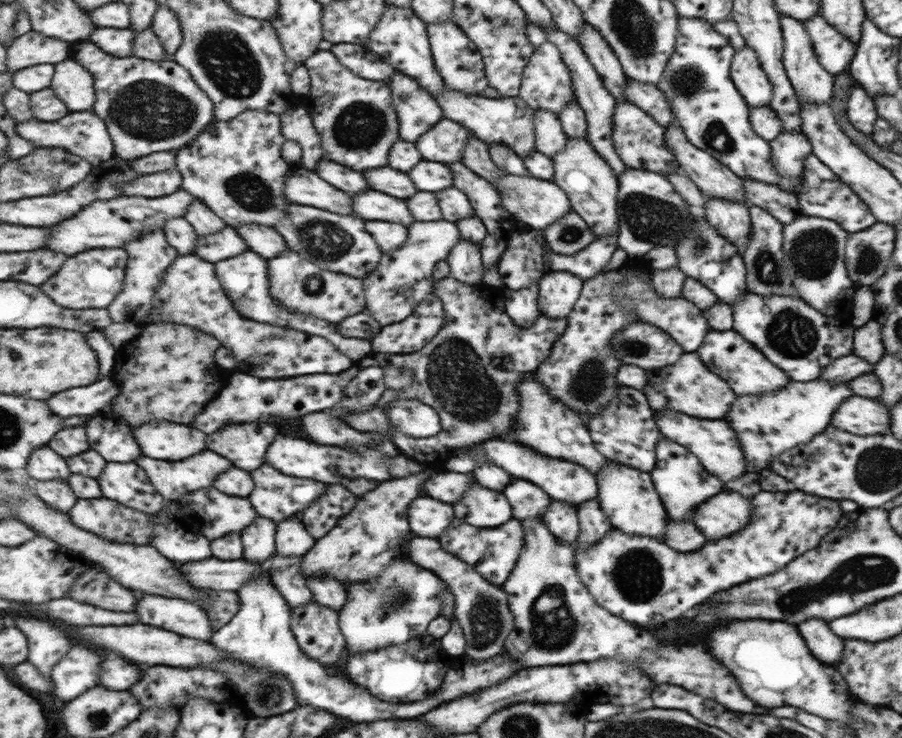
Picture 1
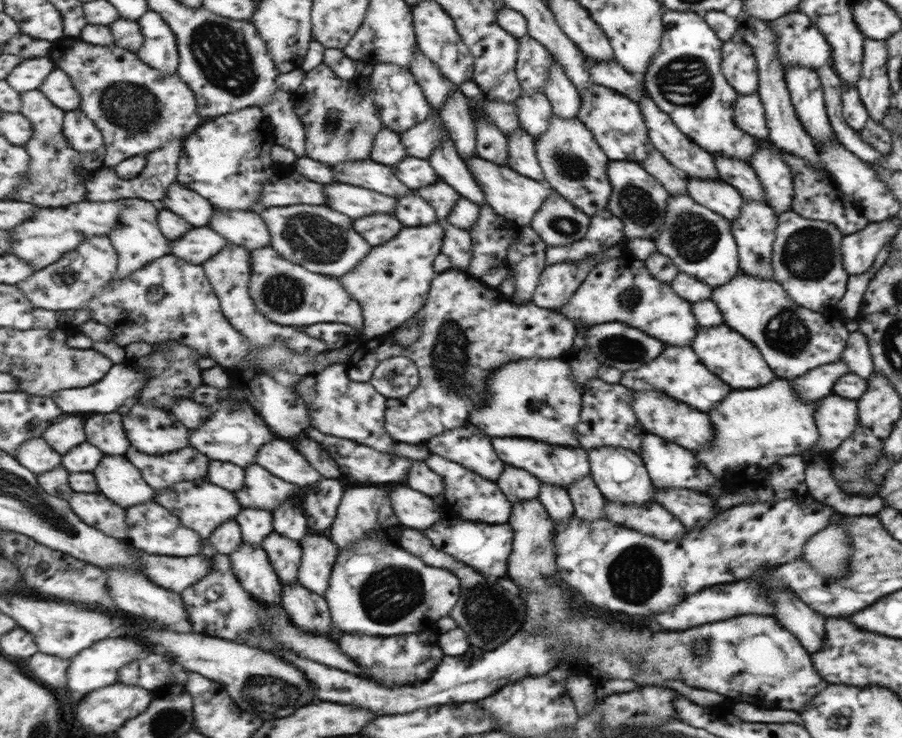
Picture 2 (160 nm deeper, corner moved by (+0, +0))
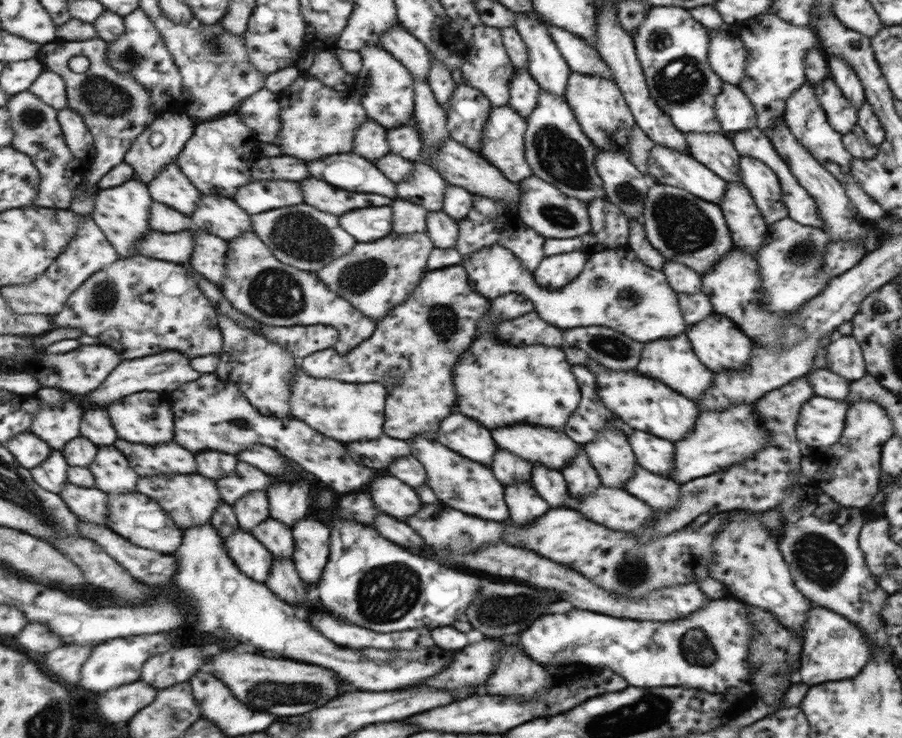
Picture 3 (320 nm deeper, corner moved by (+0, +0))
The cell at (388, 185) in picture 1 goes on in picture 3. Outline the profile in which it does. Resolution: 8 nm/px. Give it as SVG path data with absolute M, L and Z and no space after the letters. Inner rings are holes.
M352 153L334 154L309 162L312 176L349 192L379 193L395 199L394 182L374 161Z

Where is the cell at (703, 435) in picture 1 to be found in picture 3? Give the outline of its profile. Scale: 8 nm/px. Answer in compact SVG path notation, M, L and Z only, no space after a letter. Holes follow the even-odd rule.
M589 357L585 359L584 367L594 376L596 393L602 405L632 429L673 443L683 440L689 432L692 432L699 416L692 399L685 398L657 379L638 373L635 368L609 370Z

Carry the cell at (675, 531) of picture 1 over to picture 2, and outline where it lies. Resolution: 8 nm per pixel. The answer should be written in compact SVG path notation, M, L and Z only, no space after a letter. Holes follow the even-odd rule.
M606 500L602 510L604 518L614 524L640 531L641 534L652 535L653 538L665 541L677 539L679 542L680 538L687 533L687 527L681 526L679 519L673 518L675 515L657 502L637 506Z

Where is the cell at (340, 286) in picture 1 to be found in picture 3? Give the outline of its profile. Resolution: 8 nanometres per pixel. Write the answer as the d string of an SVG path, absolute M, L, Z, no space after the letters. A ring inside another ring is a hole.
M253 231L237 237L236 240L228 241L226 275L221 289L237 310L241 310L242 313L269 326L334 326L340 330L340 341L343 344L341 352L352 352L376 332L378 322L374 318L361 312L348 299L341 298L339 294L333 292L319 274L299 270L297 267L281 262L281 259L278 259L267 244L262 241L262 238Z

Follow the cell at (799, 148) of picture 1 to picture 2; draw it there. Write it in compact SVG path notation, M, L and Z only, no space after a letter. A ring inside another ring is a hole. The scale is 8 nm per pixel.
M759 149L748 162L761 183L764 200L777 215L791 210L794 196L791 167L783 157L785 152L773 149Z

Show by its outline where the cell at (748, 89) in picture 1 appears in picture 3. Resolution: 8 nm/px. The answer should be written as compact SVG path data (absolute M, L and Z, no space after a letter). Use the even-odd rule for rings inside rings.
M708 30L709 49L707 59L712 68L724 83L735 85L743 78L745 68L745 48L741 39L727 30Z

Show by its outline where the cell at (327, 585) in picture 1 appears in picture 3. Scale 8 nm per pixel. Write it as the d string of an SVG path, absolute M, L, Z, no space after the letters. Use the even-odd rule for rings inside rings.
M305 517L292 526L292 531L295 539L293 561L298 574L308 585L318 584L332 553L332 530L319 520Z

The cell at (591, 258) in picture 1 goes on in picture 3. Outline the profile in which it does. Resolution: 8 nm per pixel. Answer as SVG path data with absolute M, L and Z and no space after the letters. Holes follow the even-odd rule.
M605 196L590 203L591 228L580 237L554 238L543 241L545 257L579 251L590 255L594 251L625 246L628 237L628 219Z

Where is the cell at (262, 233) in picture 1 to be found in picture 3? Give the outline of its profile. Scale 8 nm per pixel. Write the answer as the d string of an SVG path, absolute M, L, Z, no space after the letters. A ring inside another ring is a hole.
M203 195L200 209L193 214L195 226L226 241L244 236L252 228L252 216L235 200L219 195Z

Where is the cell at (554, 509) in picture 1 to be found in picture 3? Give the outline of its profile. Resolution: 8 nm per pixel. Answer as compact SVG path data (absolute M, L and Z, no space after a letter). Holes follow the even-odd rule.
M533 466L531 484L537 490L537 494L541 494L541 498L545 498L545 502L548 502L549 508L562 506L568 490L565 479L558 470L545 468L545 466Z

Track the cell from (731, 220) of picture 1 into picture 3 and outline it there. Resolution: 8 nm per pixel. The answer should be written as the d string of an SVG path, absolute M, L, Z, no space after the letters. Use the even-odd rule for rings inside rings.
M654 144L653 148L651 148L646 171L651 176L654 176L654 179L659 184L686 190L689 194L704 200L704 202L715 203L718 207L719 202L723 200L725 190L727 190L727 182L720 175L709 170L704 163L697 162L697 159L688 154L681 154L677 150L661 146L661 144Z

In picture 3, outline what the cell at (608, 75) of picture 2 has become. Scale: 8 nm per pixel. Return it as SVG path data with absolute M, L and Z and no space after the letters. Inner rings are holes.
M549 24L546 26L546 31L555 43L561 58L567 63L569 71L613 80L602 58L593 47L588 45L588 42L585 42L585 39Z

